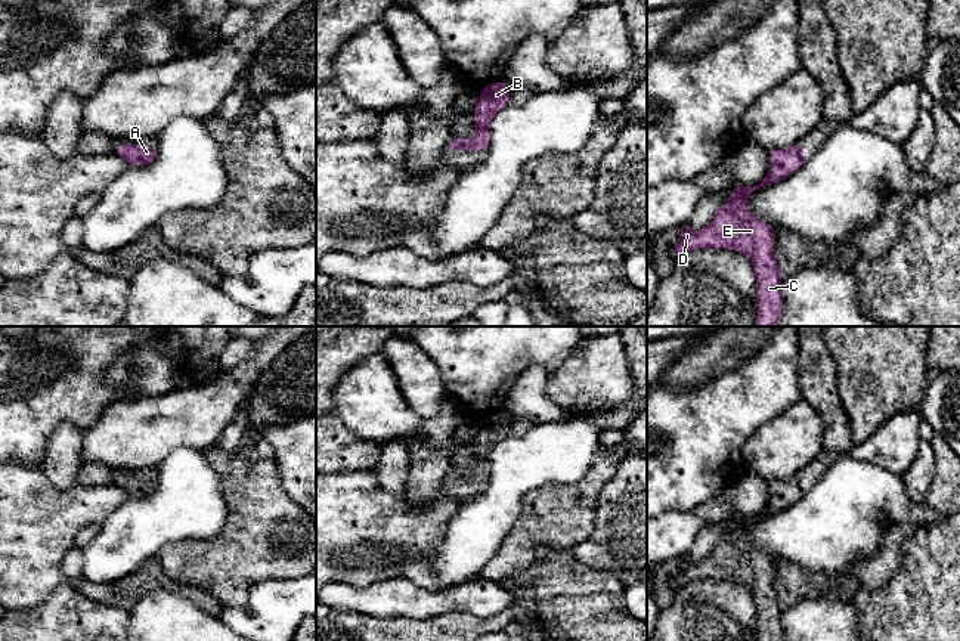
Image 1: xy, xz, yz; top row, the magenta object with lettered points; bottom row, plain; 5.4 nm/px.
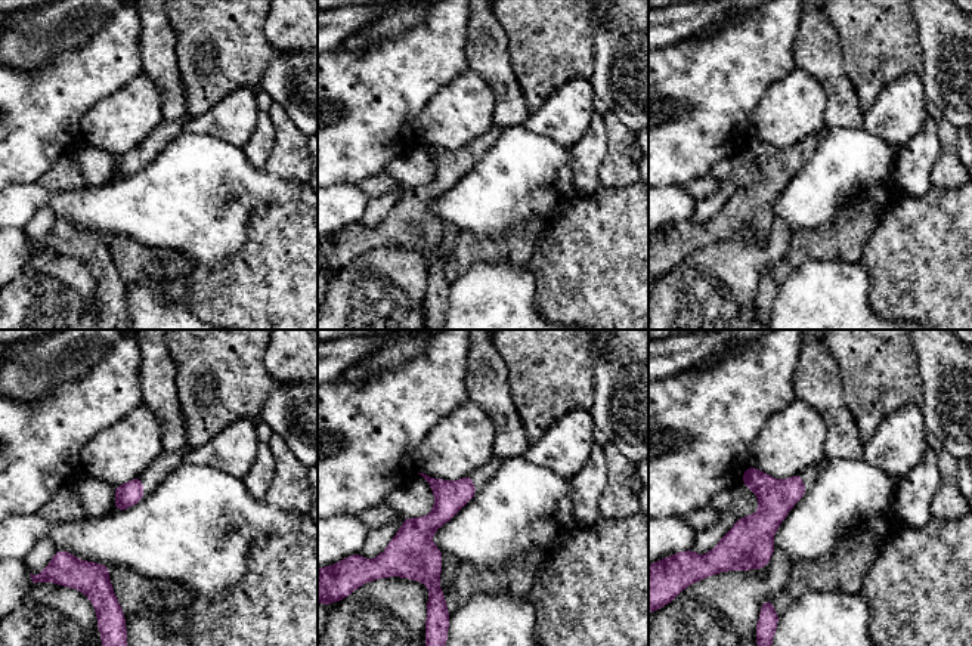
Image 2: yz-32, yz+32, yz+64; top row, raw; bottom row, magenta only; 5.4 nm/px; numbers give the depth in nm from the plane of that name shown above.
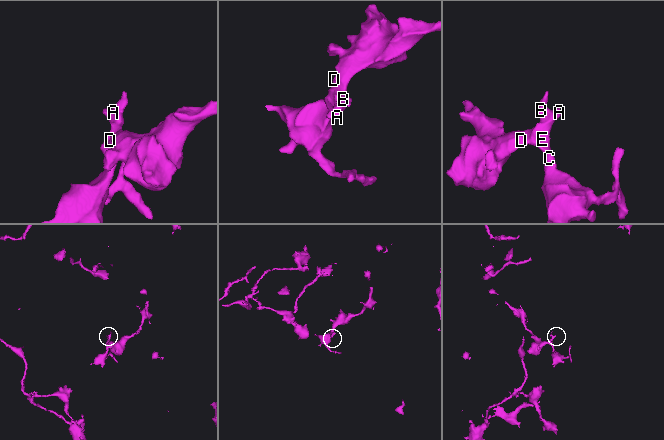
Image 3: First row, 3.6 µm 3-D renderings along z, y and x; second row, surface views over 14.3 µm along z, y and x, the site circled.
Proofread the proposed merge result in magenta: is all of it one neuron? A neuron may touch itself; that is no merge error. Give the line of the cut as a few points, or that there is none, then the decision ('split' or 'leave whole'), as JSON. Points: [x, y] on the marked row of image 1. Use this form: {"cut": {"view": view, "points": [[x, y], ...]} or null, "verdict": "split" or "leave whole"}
{"cut": null, "verdict": "leave whole"}

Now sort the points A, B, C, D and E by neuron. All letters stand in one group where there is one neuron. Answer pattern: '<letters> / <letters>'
A B C D E

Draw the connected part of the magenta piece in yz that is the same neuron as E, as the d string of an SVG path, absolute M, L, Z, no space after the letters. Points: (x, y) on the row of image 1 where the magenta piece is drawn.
M793 143L787 149L768 149L768 155L769 173L761 183L753 186L736 185L733 196L703 230L694 232L688 223L679 226L681 239L672 250L679 257L696 248L727 248L749 256L758 279L756 326L777 326L783 307L783 279L778 275L774 258L775 230L747 210L746 199L752 192L790 176L805 161L799 143Z

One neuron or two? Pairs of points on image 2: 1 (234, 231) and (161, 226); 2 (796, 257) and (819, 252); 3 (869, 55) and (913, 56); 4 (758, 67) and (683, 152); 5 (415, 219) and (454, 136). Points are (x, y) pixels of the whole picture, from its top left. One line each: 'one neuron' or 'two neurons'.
1: one neuron
2: one neuron
3: one neuron
4: one neuron
5: two neurons

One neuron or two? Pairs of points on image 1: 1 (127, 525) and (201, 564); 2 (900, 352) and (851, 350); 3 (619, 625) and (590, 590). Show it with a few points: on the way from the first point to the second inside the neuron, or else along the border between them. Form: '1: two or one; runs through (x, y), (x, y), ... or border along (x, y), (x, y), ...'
1: two; border along (198, 539), (167, 542), (155, 556)
2: one; runs through (888, 352), (863, 350)
3: one; runs through (610, 616), (592, 598)

